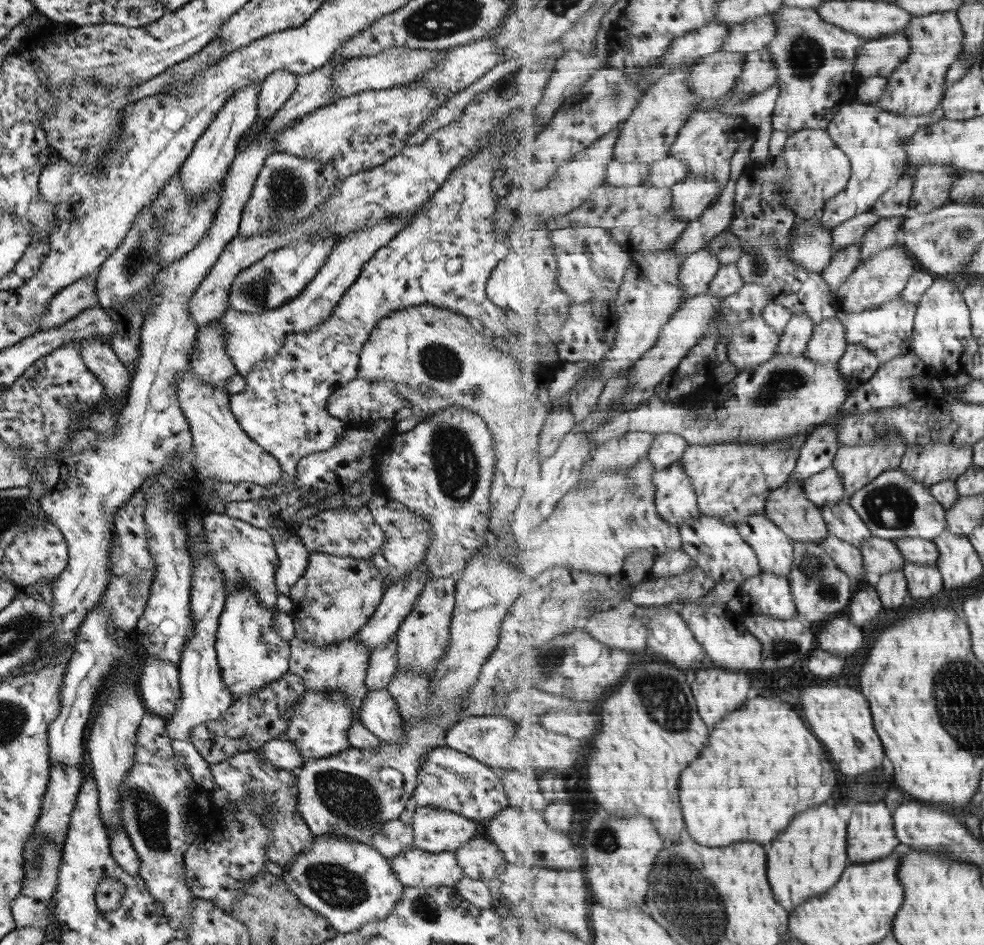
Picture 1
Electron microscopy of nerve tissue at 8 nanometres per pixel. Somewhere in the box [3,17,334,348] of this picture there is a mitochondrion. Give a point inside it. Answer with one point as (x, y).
(288, 189)

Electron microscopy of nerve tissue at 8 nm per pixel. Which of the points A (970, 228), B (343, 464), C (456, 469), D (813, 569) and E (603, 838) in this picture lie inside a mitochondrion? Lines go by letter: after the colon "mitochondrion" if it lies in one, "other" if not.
A: mitochondrion
B: other
C: mitochondrion
D: mitochondrion
E: mitochondrion

